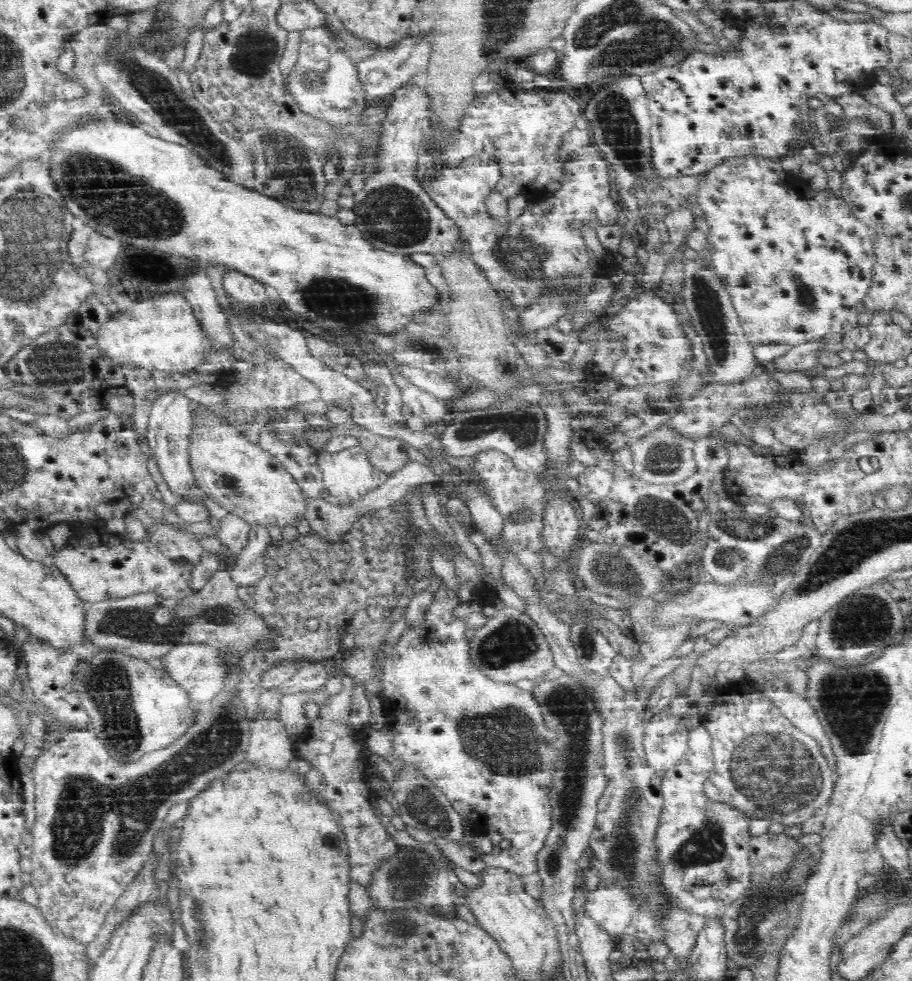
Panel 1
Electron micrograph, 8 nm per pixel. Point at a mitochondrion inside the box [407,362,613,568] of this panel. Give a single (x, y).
(525, 424)

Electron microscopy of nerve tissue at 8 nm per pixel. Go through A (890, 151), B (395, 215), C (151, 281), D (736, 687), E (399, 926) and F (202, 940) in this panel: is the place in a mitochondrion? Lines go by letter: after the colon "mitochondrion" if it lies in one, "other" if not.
A: other
B: mitochondrion
C: other
D: other
E: mitochondrion
F: mitochondrion

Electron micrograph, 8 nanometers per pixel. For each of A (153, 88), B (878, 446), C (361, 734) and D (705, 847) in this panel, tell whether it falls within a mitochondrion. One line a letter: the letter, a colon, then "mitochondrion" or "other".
A: mitochondrion
B: other
C: other
D: mitochondrion

